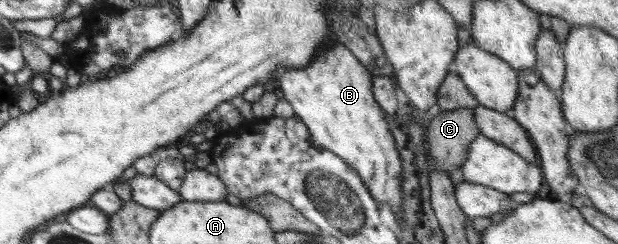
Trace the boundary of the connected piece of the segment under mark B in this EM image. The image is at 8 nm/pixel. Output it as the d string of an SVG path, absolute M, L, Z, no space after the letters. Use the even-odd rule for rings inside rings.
M337 42L330 49L319 51L314 56L314 60L304 66L304 69L285 69L279 76L279 88L285 100L293 107L295 116L307 125L313 144L316 147L334 151L342 159L346 159L361 175L362 181L366 183L378 206L384 205L391 208L398 219L402 217L401 159L395 148L394 135L390 128L387 128L387 122L379 112L378 102L373 100L371 74L361 66L361 63L346 46Z

